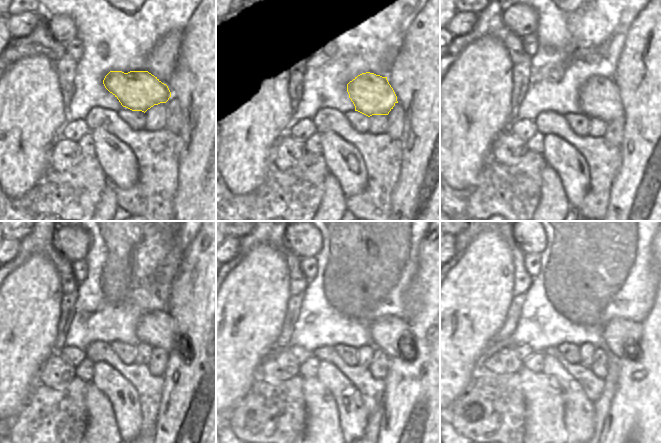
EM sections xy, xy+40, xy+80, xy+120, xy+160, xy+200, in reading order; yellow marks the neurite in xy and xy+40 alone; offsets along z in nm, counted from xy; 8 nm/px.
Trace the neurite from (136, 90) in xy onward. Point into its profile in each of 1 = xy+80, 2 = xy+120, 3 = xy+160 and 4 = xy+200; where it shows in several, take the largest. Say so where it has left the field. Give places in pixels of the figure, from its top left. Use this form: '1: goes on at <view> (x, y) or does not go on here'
1: goes on at xy+80 (599, 98)
2: goes on at xy+120 (157, 328)
3: goes on at xy+160 (386, 331)
4: goes on at xy+200 (618, 333)

